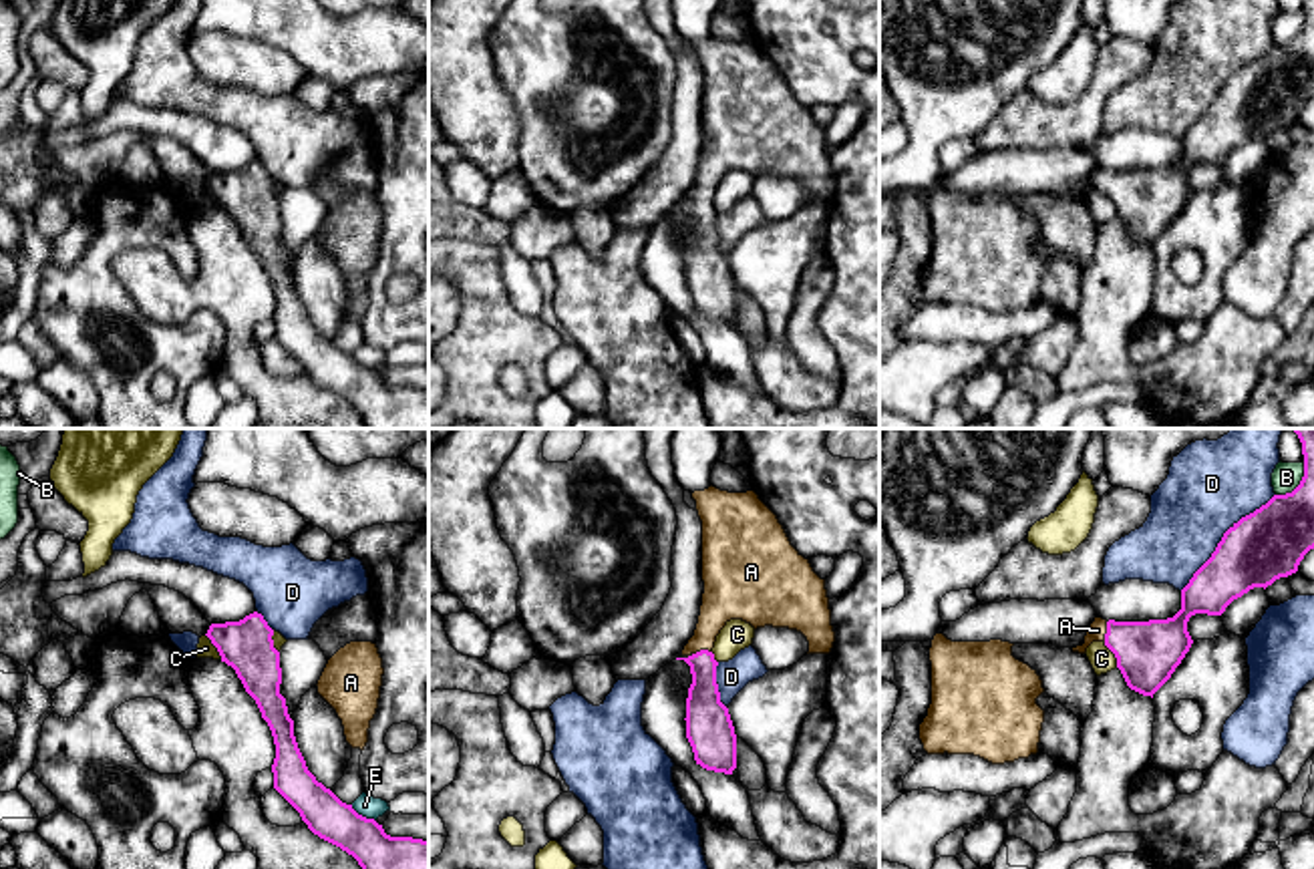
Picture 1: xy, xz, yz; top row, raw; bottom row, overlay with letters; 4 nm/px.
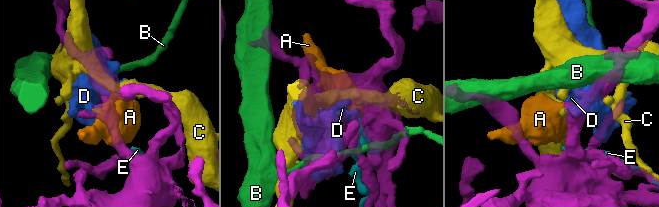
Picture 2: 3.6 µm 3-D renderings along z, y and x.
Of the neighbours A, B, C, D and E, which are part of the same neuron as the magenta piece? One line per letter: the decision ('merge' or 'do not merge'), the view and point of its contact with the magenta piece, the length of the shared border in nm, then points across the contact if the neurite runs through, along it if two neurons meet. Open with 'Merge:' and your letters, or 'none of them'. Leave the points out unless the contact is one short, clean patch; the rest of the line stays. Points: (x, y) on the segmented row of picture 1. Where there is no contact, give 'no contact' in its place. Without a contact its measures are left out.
Merge: A
A: merge; meets magenta in xz at (701, 650); contact 80 nm long; runs through xz (705, 713), (701, 650), (713, 614), (727, 596)
B: do not merge; meets magenta in yz at (1298, 485); contact 180 nm long
C: do not merge; meets magenta in yz at (1113, 652); contact 120 nm long
D: do not merge; meets magenta in yz at (1222, 538); contact 550 nm long
E: do not merge; meets magenta in xy at (361, 815); contact 120 nm long

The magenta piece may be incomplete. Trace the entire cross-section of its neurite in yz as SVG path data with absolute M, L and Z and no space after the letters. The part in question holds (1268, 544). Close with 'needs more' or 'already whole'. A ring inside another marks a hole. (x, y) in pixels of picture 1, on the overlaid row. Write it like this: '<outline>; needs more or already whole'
M1290 428L1298 434L1304 455L1304 477L1286 495L1274 495L1266 505L1234 523L1217 543L1211 557L1193 573L1181 589L1181 610L1167 620L1115 622L1095 618L1085 644L1073 652L1085 654L1093 642L1103 642L1117 658L1127 686L1151 696L1171 678L1189 652L1193 640L1187 622L1195 614L1221 616L1225 607L1254 587L1268 587L1280 577L1298 571L1304 555L1314 549L1314 428Z; needs more

